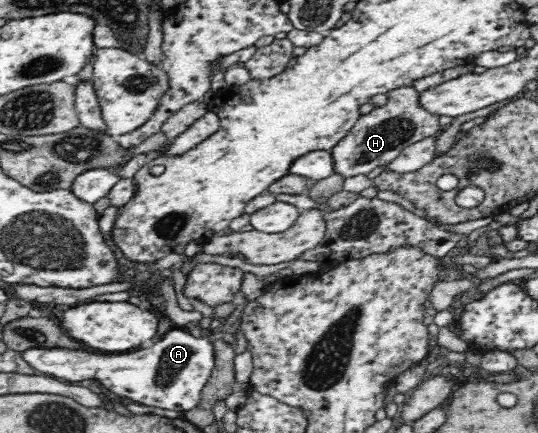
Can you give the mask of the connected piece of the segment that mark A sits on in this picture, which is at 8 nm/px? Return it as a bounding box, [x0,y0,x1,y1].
[20,326,214,412]

